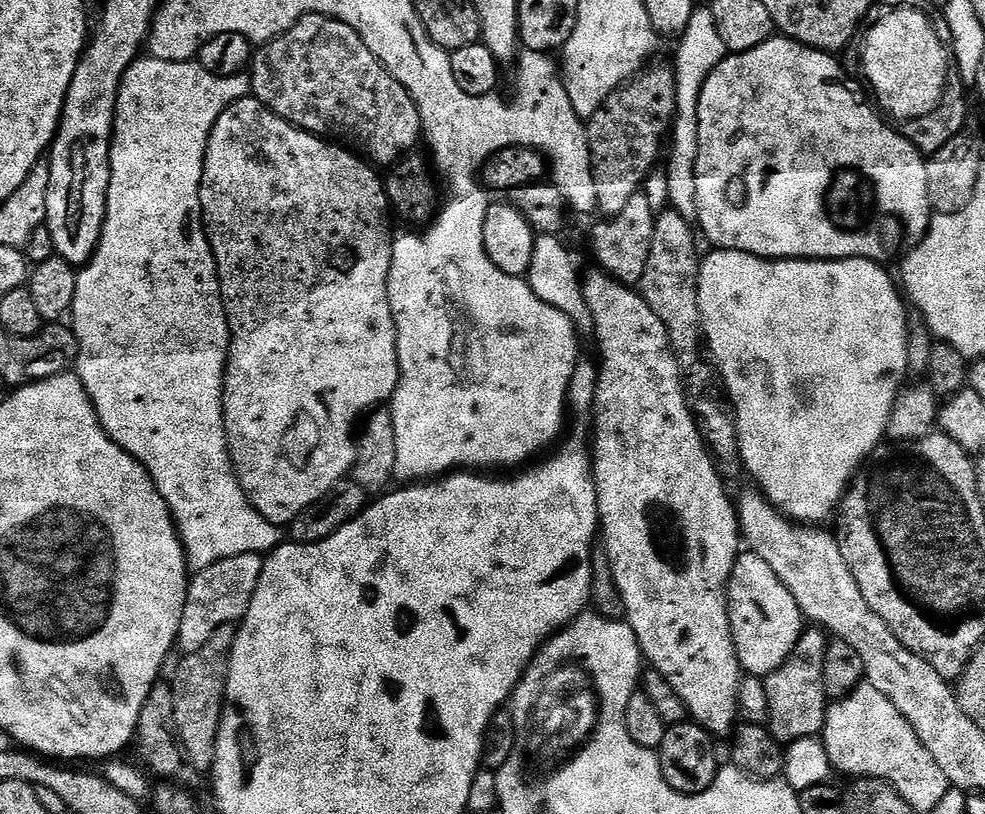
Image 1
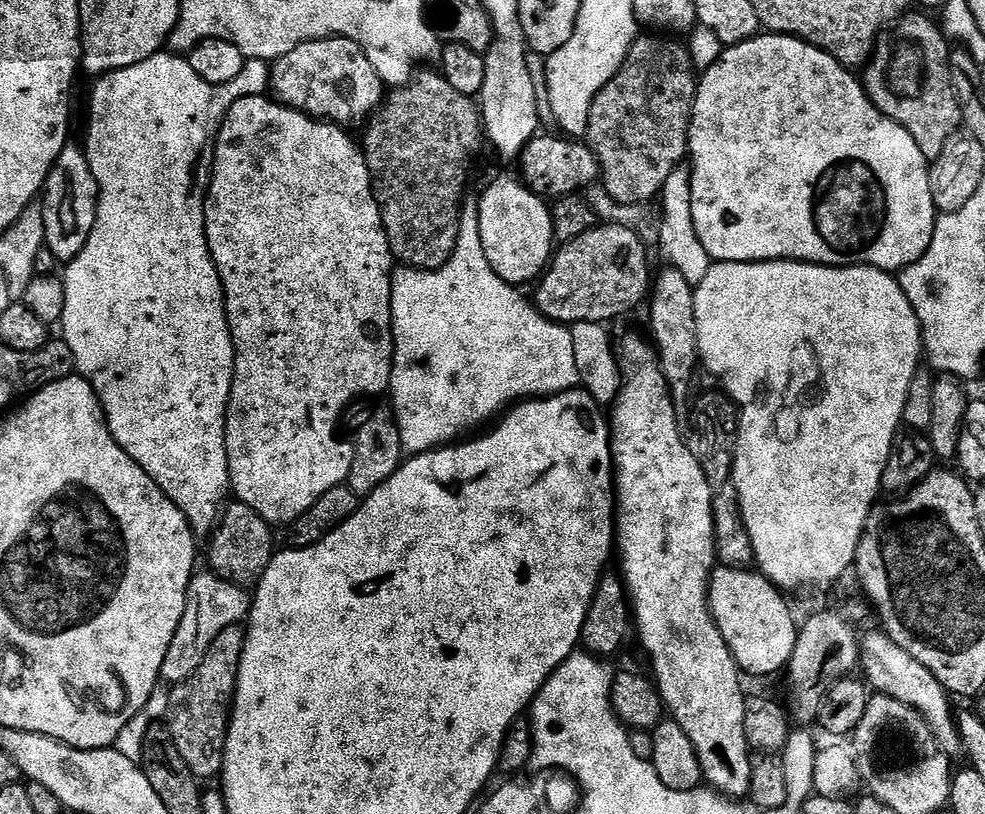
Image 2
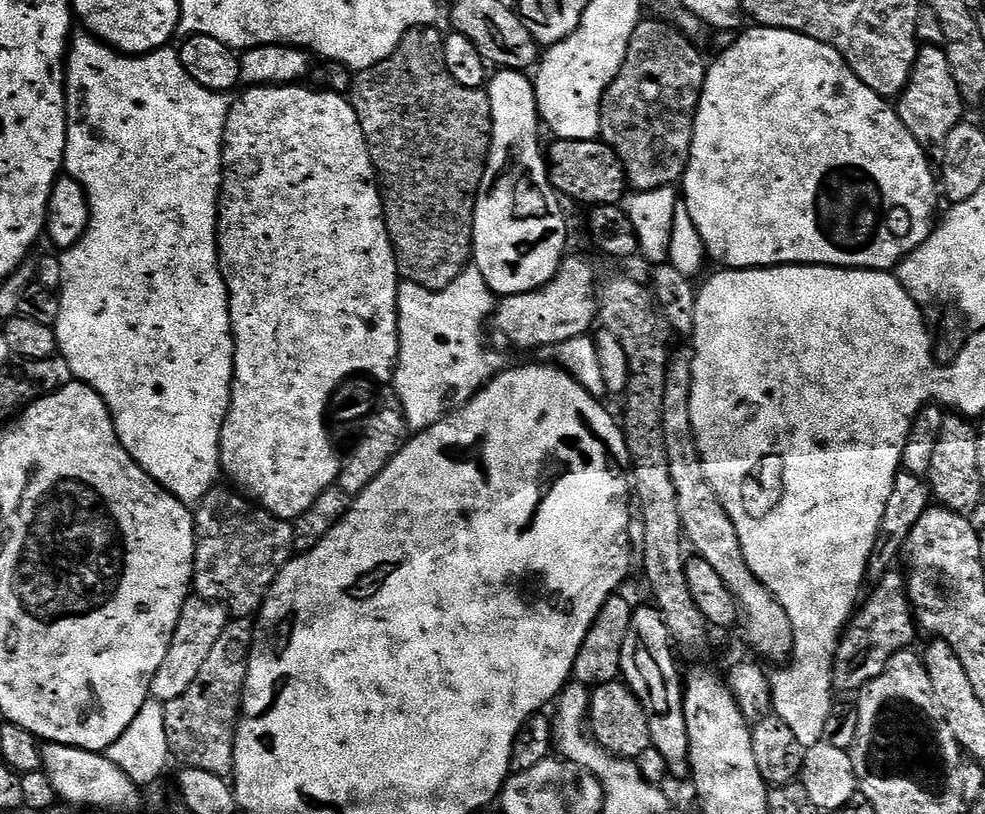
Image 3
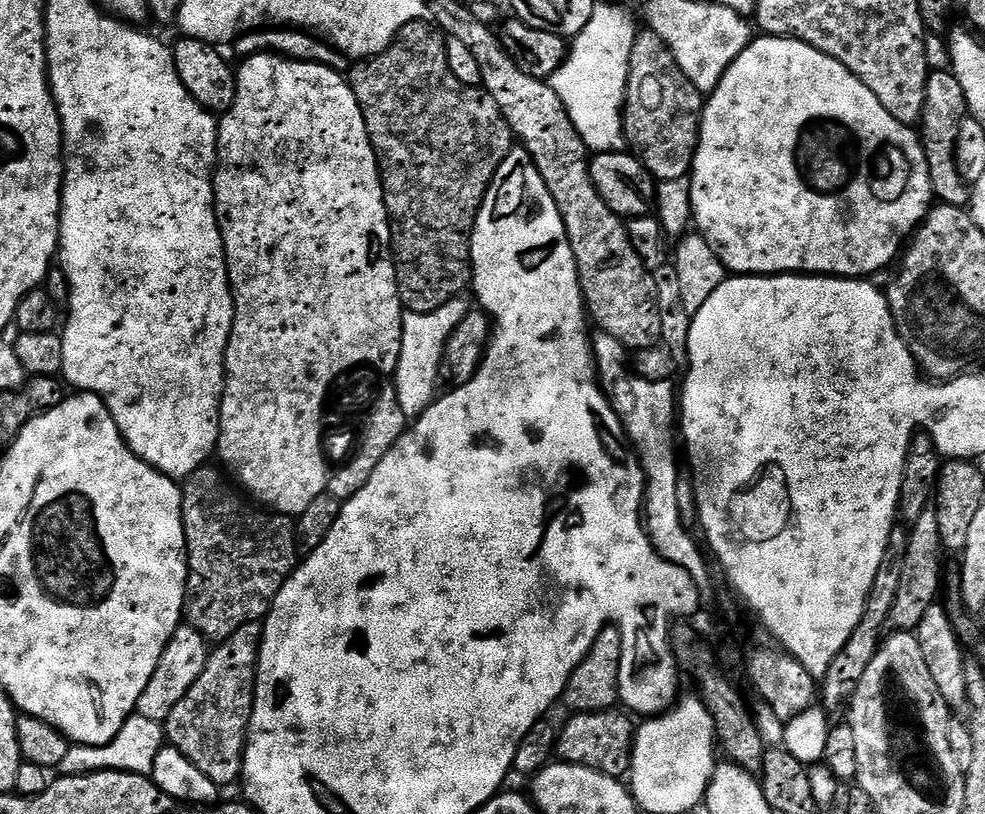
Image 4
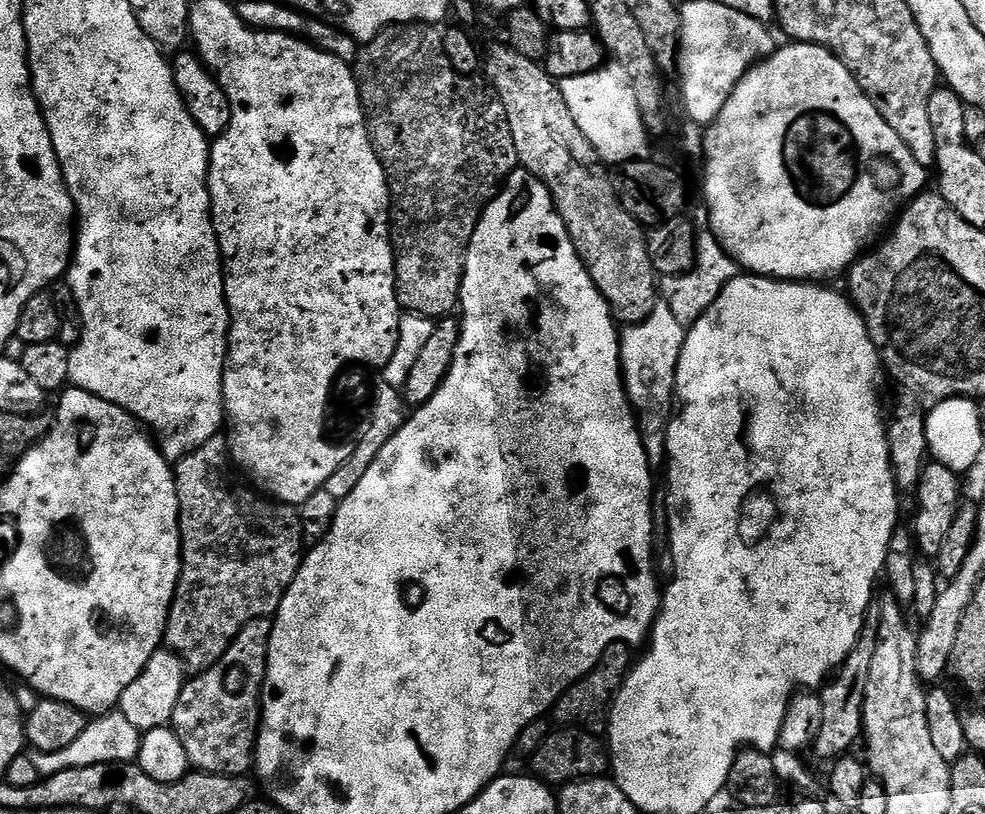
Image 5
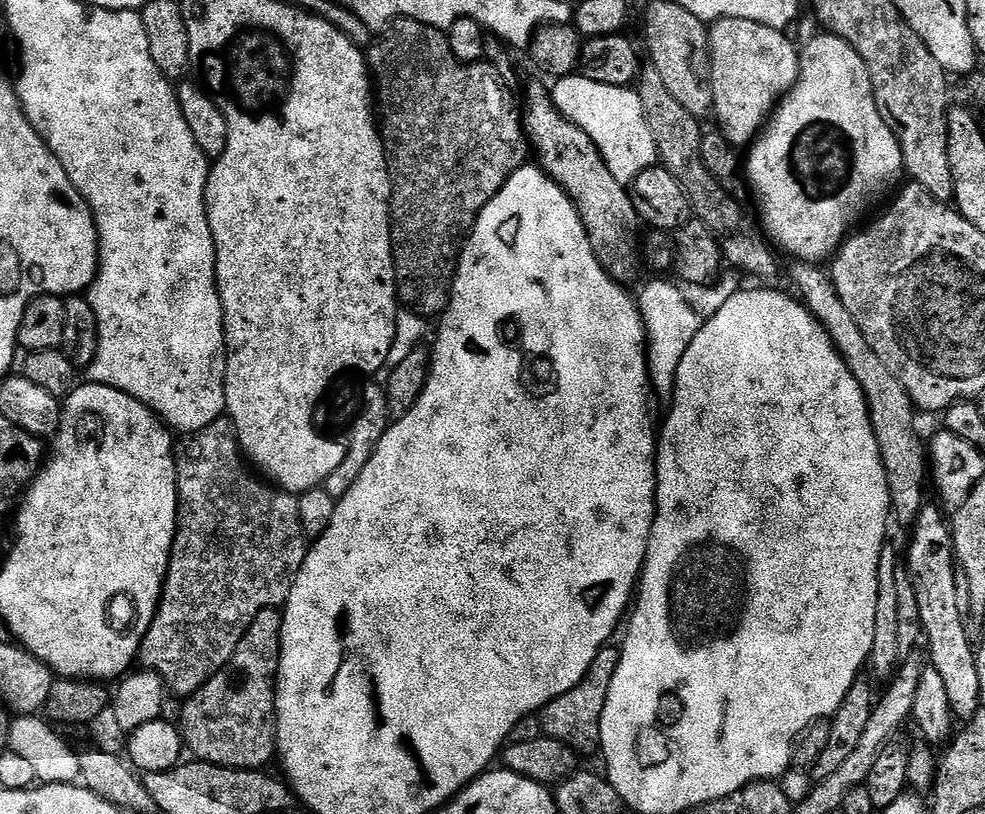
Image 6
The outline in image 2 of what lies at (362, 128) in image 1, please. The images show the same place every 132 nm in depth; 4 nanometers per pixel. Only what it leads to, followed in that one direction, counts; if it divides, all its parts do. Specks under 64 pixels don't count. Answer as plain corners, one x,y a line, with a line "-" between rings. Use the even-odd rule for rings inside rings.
327,36
302,42
294,46
290,54
282,54
282,58
278,58
271,65
271,70
270,92
276,103
304,112
316,120
327,120
341,126
349,126
348,124
356,124
359,120
367,121
370,114
384,103
386,86
382,78
378,78
378,70
374,70
370,58
366,58
366,50
362,50
358,42
345,36

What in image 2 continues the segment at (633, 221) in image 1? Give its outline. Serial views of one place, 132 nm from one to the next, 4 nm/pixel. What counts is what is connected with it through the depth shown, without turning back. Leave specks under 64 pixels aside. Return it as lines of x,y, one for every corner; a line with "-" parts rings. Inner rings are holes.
597,223
584,236
574,238
553,255
546,271
535,285
534,303
546,318
557,320
565,326
608,324
610,320
628,313
643,299
647,299
654,280
654,272
648,269
648,252
649,245
644,244
634,230
618,224

